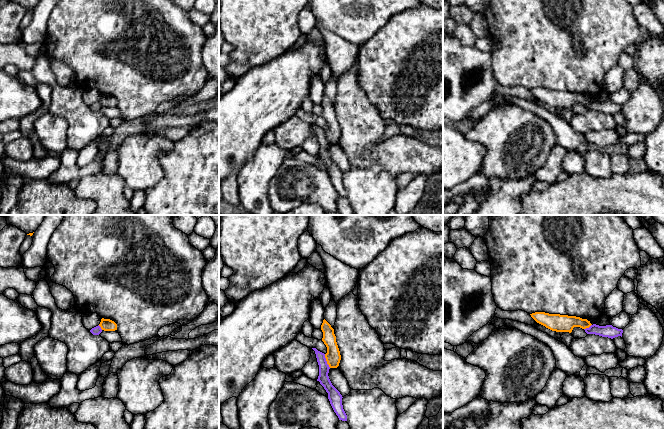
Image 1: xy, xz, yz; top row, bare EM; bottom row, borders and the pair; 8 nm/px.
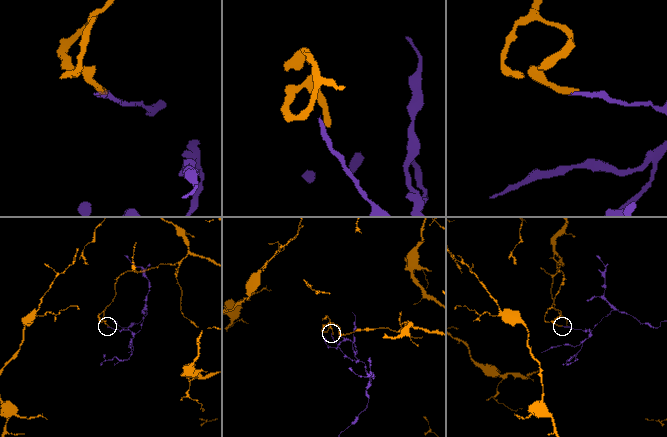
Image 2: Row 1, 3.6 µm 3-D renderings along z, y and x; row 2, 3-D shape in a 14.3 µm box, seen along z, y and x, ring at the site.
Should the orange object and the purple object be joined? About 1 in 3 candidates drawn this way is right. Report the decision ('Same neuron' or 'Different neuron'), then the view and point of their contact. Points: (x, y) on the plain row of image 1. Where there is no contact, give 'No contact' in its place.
Different neuron. Touches orange at xz (326, 136)

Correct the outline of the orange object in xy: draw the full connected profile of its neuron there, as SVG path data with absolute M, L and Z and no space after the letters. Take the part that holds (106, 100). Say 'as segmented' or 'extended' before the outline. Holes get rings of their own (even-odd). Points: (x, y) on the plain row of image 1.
as segmented; M102 94L99 102L104 107L115 107L115 106L117 106L117 100L110 95Z

